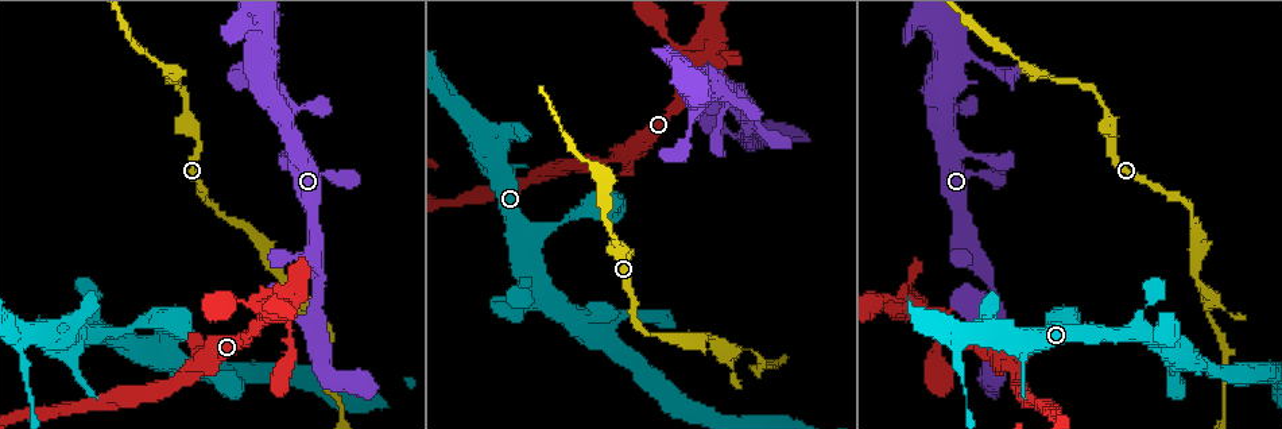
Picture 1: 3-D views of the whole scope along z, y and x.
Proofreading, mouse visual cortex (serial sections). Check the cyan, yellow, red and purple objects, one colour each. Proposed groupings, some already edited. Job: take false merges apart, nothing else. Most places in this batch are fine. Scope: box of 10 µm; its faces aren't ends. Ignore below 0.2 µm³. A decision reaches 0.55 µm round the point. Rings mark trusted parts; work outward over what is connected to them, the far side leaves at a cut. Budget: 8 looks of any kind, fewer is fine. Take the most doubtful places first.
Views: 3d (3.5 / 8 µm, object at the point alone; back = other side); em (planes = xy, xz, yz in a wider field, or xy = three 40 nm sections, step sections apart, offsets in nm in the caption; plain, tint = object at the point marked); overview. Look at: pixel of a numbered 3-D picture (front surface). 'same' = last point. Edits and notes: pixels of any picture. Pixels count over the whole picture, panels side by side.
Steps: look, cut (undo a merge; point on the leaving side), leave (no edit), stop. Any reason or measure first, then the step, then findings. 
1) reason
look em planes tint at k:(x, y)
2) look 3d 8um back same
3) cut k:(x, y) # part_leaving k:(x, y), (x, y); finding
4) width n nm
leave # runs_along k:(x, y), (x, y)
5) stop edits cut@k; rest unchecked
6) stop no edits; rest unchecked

abrupt turn
look 3d 3.5um at 1:(924, 305)

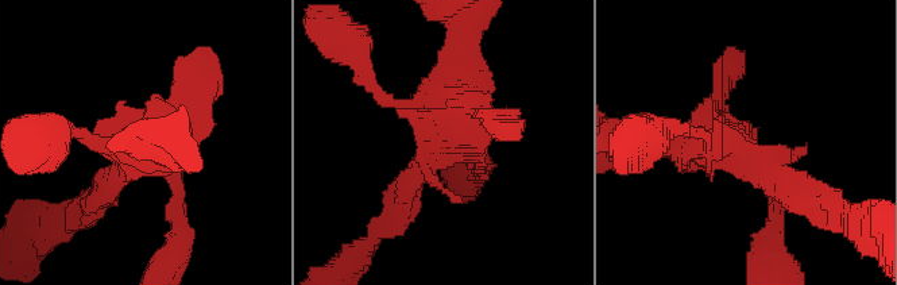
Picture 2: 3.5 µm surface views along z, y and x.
shape alone is not enough
look em xy step 3 tint at 2:(741, 144)

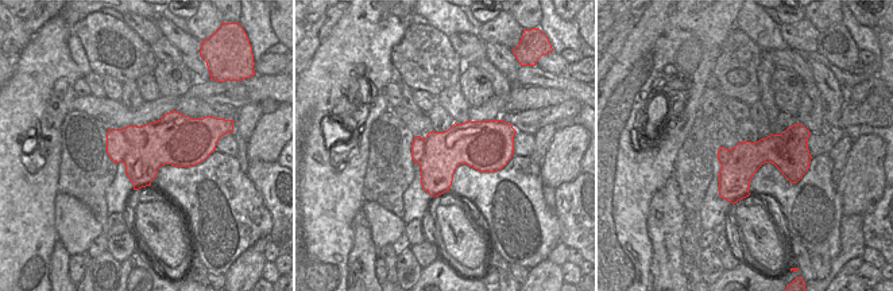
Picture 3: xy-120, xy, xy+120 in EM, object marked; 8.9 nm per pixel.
width 400 nm
leave # runs_along 2:(405, 200), (449, 134), (479, 169); continuous, no second cell

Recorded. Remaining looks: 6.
sharp bend
look 3d 3.5um at 1:(949, 60)

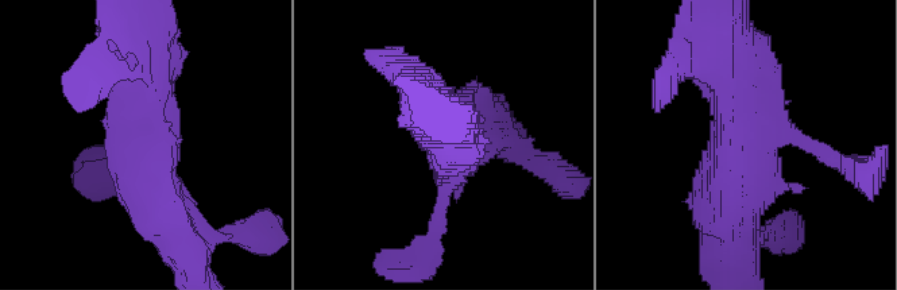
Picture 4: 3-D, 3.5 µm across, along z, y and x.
now the EM
look em xy step 2 tint at 4:(149, 148)

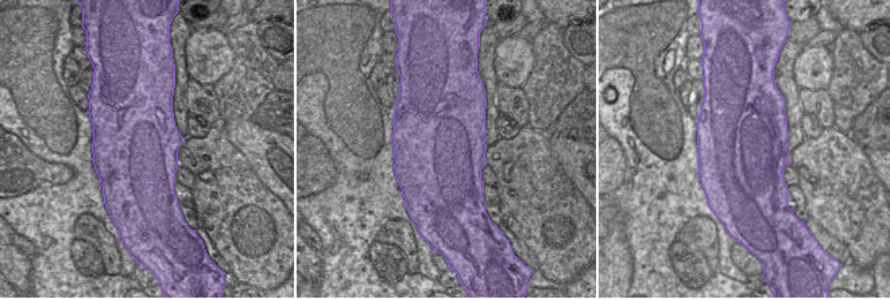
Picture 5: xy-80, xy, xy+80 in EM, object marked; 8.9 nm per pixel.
leave # runs_along 4:(177, 229), (149, 192), (136, 64); all the same cell

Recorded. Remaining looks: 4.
thin neck
look 3d 8um at 1:(175, 380)

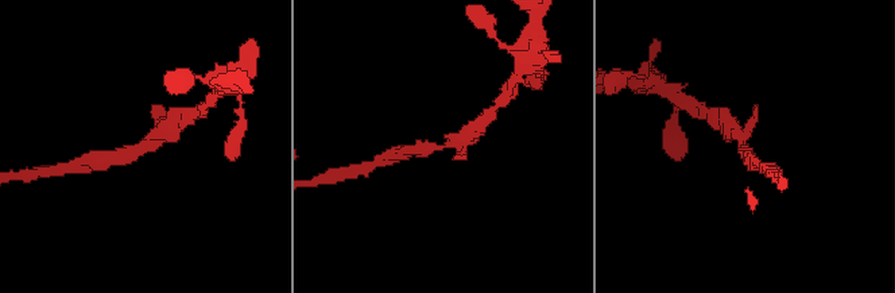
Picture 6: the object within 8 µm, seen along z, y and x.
look 3d 3.5um same

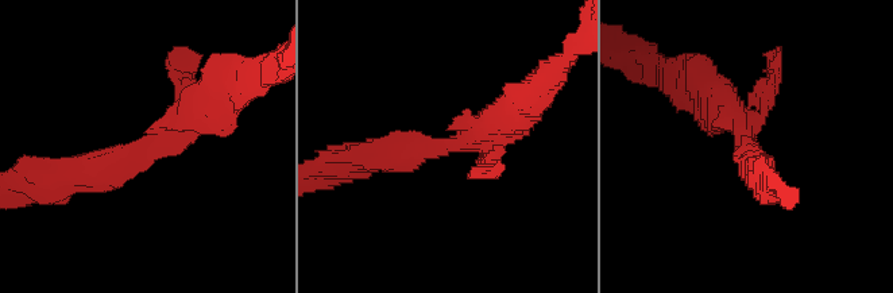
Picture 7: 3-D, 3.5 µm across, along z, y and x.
arm_widths 400, 500 nm; now the EM
look em xy step 3 tint at 7:(444, 146)

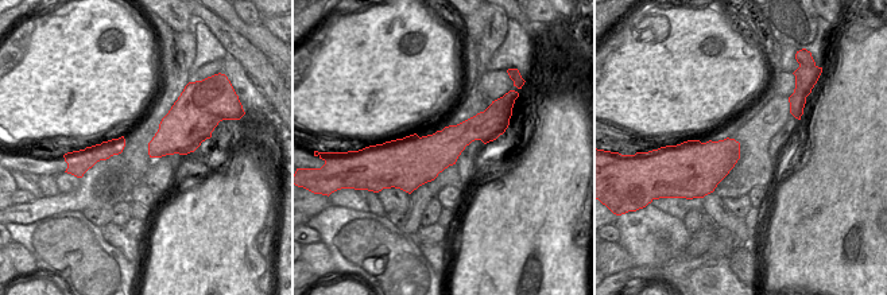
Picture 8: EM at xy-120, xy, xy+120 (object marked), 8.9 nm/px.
leave # runs_along 7:(211, 103), (153, 149), (62, 174); all the same cell

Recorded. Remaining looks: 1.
stop no edits; rest unchecked

